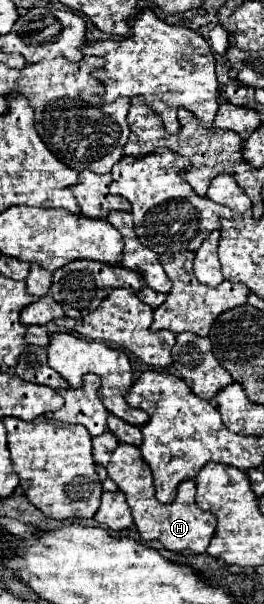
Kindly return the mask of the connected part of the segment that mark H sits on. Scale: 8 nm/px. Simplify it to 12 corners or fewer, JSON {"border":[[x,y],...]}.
{"border":[[120,444],[108,476],[124,492],[142,540],[204,554],[216,516],[186,480],[172,504],[154,500],[140,448]]}

